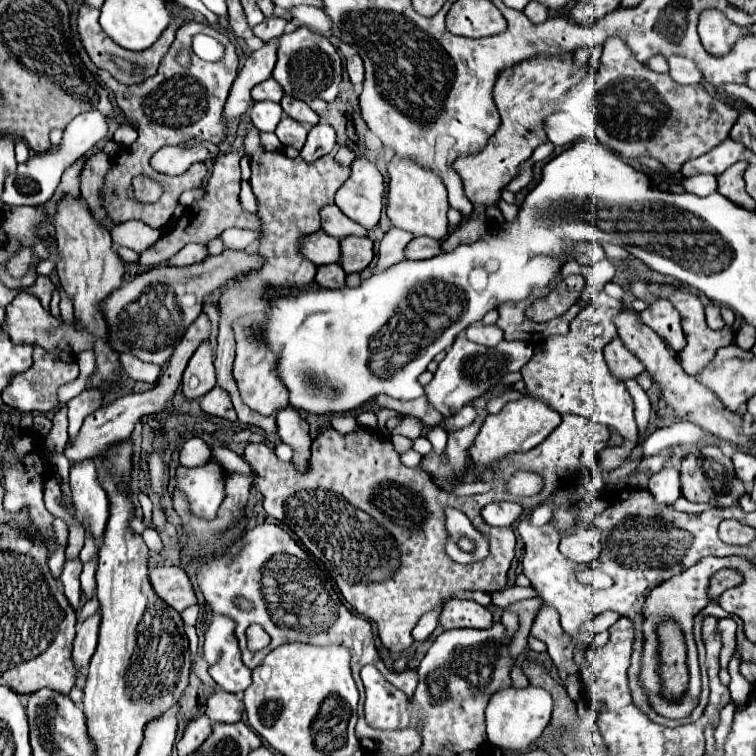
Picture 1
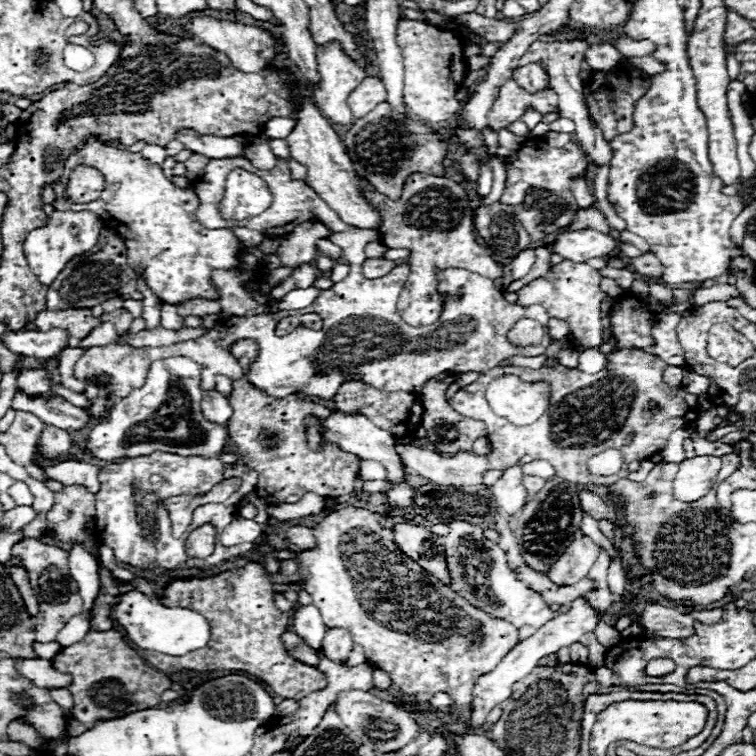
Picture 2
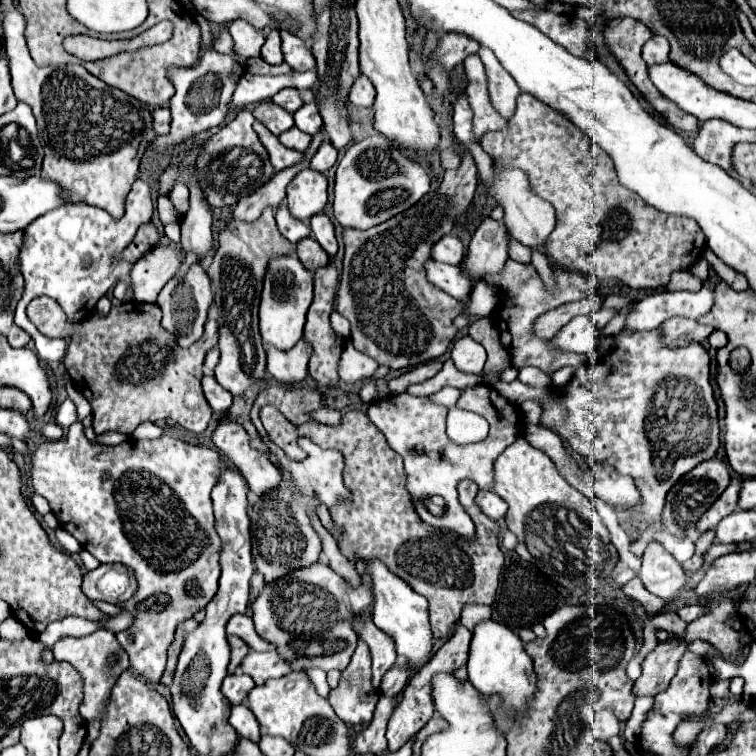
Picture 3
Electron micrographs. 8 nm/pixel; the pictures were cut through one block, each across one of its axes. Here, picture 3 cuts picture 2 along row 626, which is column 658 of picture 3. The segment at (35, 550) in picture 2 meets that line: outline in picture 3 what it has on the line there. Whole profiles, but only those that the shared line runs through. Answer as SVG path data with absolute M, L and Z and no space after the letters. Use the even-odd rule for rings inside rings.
M652 36L644 48L642 48L642 58L646 64L654 64L654 62L668 62L668 52L670 52L670 46L668 46L668 40L664 36Z

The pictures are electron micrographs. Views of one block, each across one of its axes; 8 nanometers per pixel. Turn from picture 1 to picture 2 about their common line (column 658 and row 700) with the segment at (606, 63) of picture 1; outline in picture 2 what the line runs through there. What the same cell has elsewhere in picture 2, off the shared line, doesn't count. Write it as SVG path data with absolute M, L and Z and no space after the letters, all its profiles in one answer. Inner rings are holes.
M116 630L86 634L84 640L62 648L52 664L56 670L72 674L74 684L70 686L70 692L74 696L74 718L86 728L94 726L96 720L110 720L136 710L158 708L162 692L170 690L170 678L164 672L150 668Z

